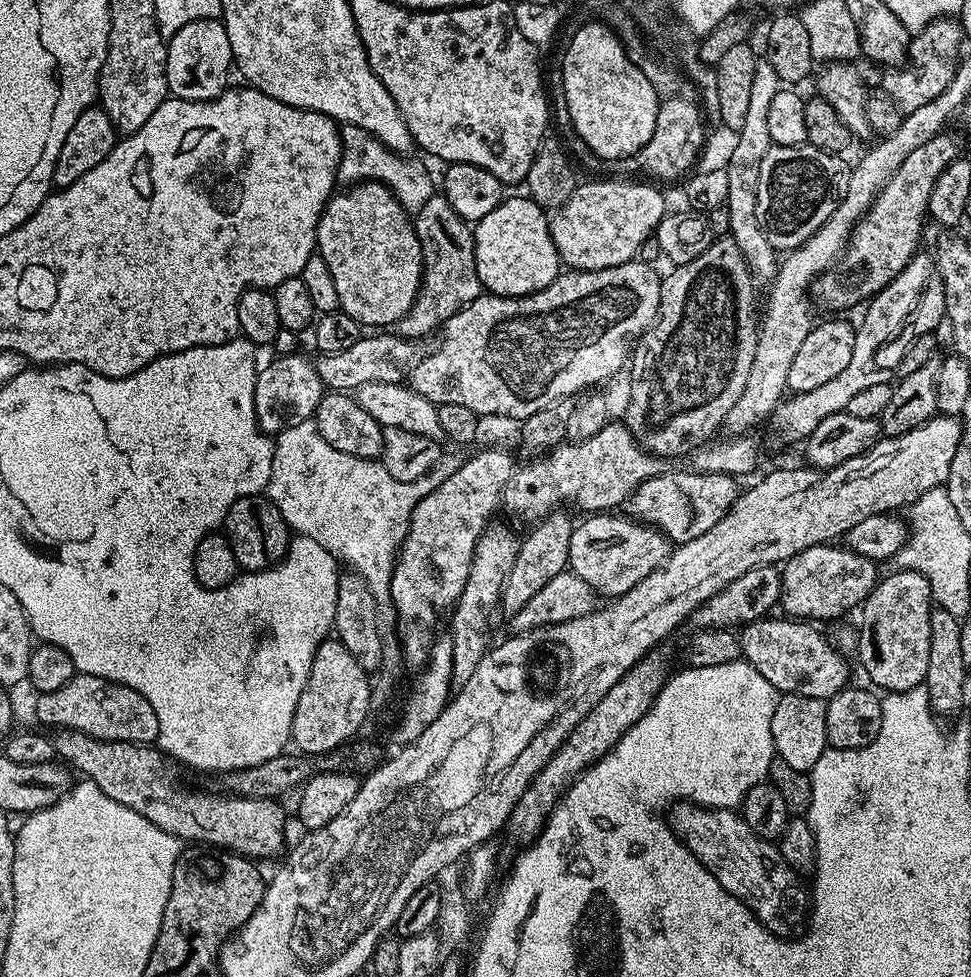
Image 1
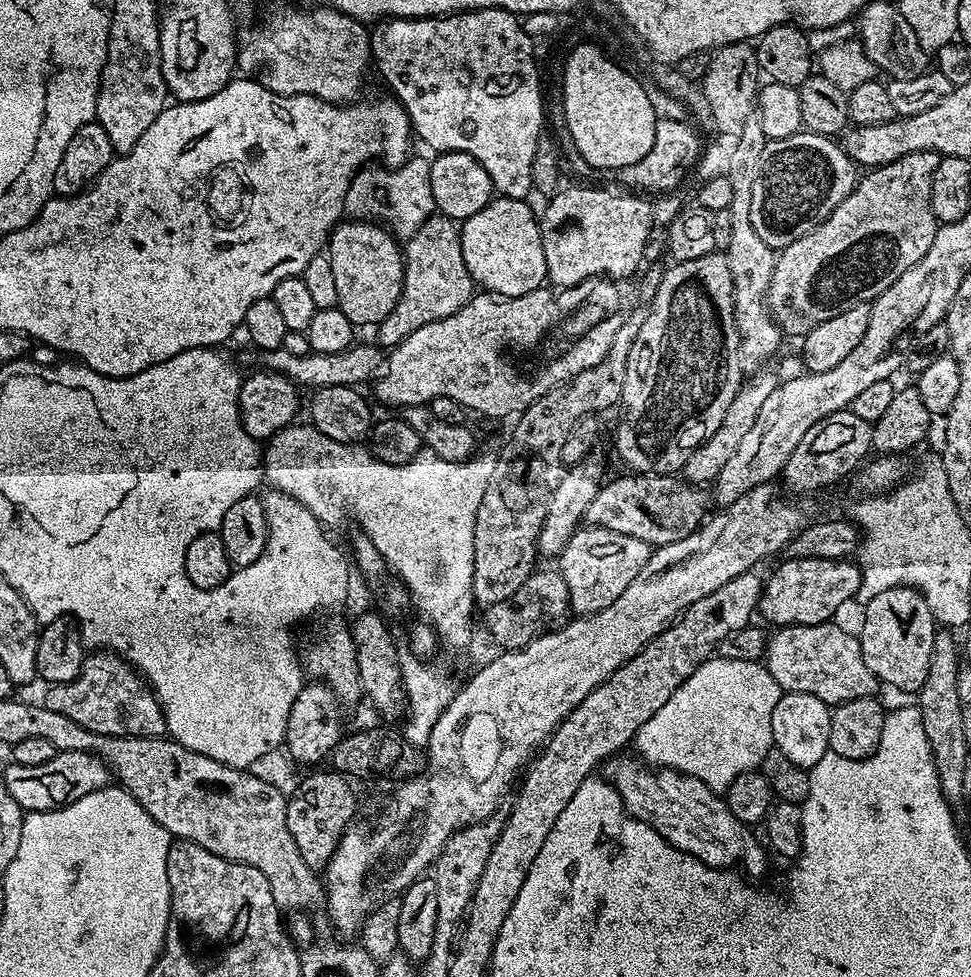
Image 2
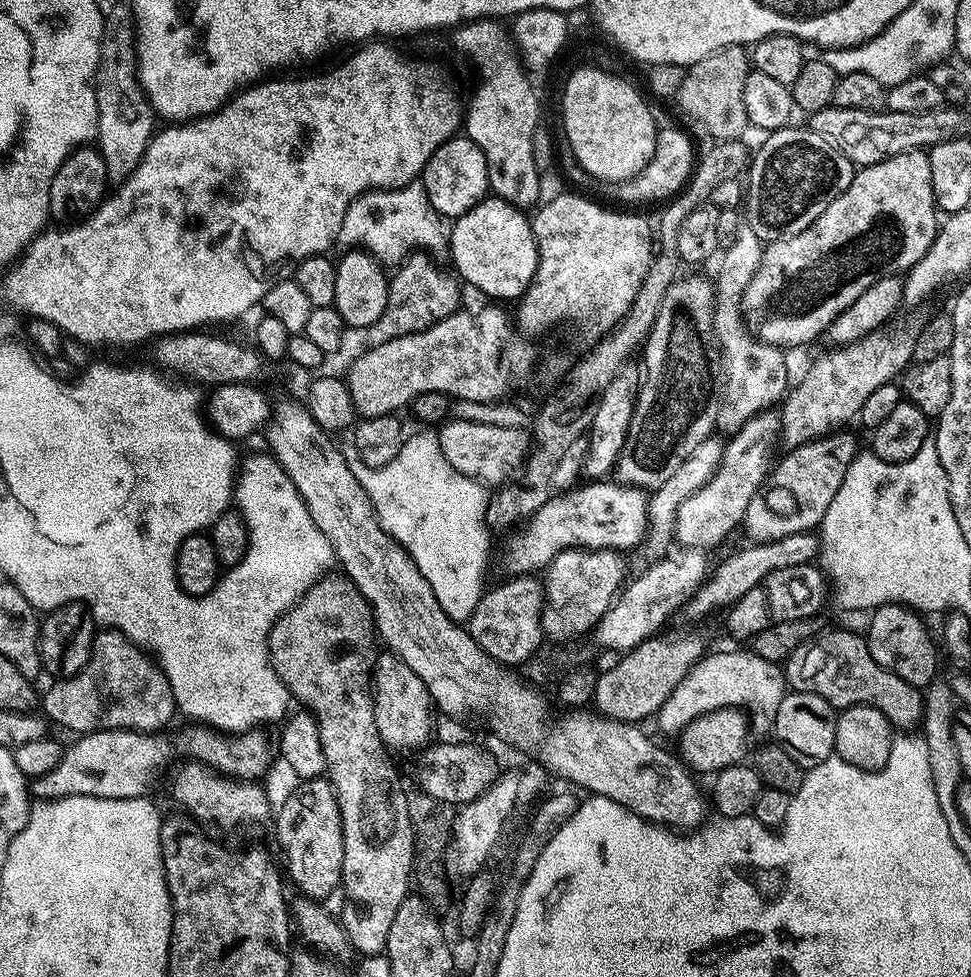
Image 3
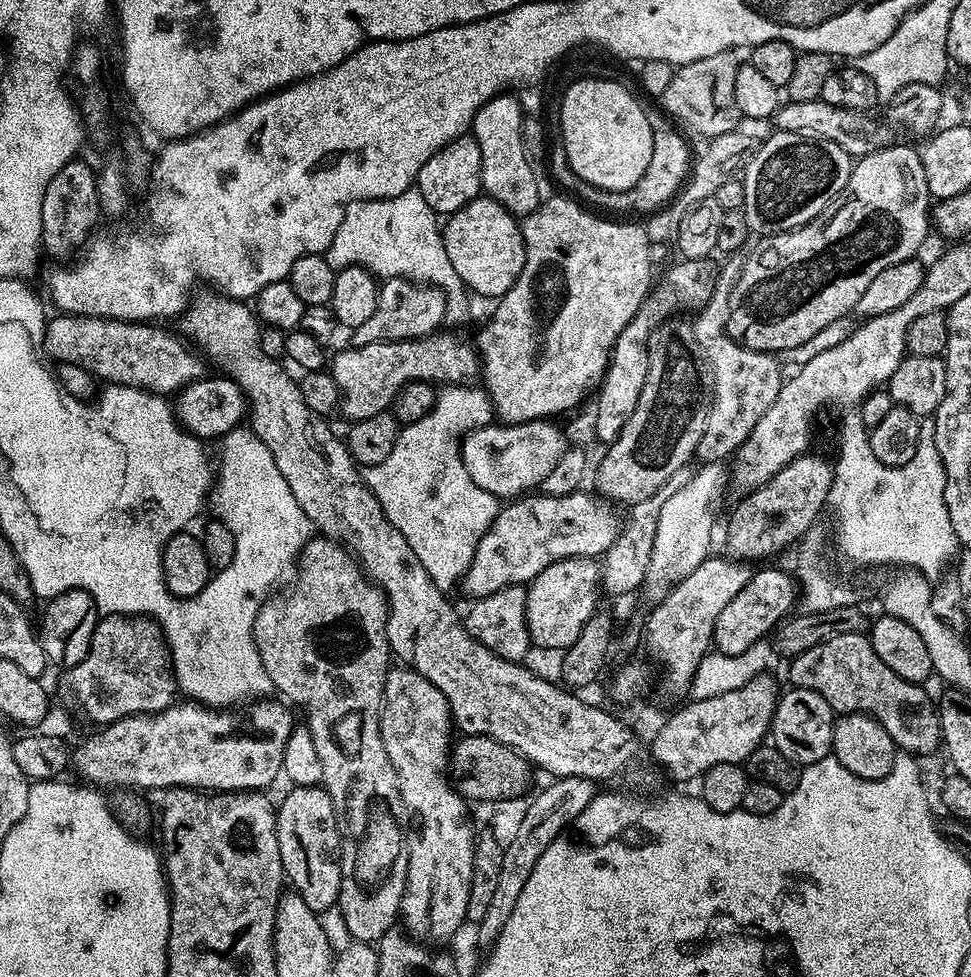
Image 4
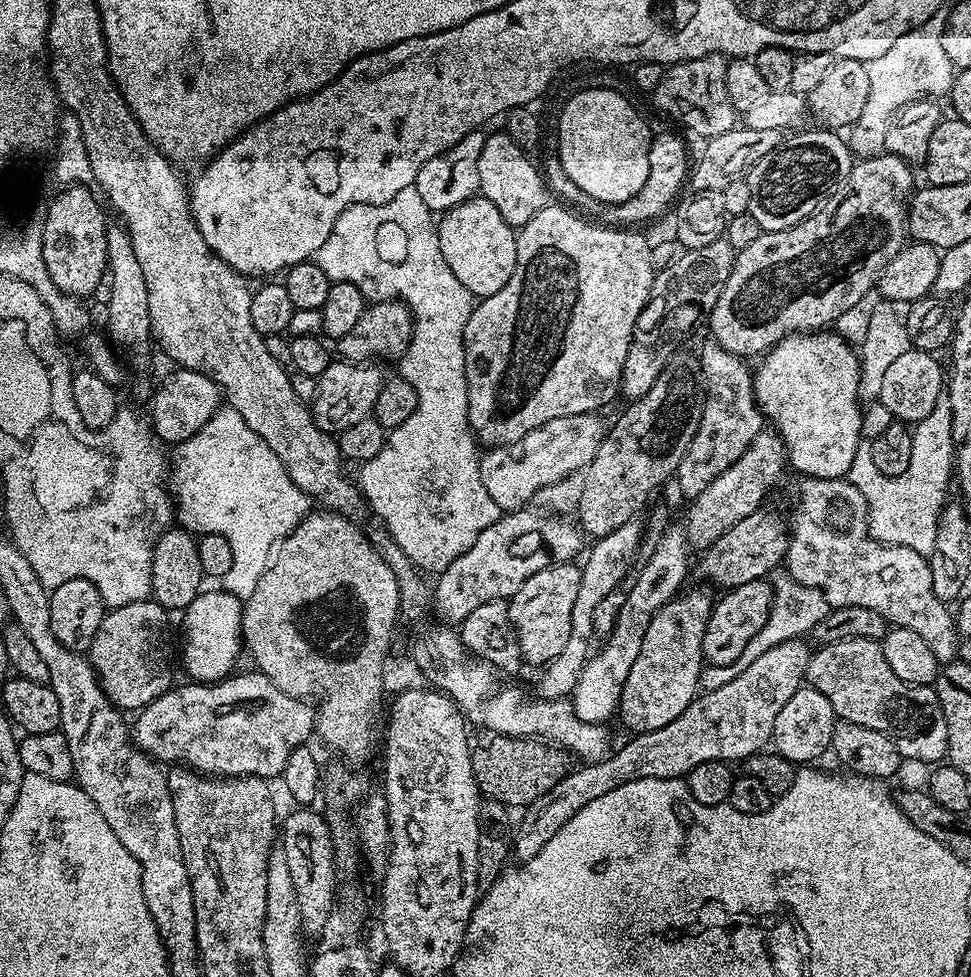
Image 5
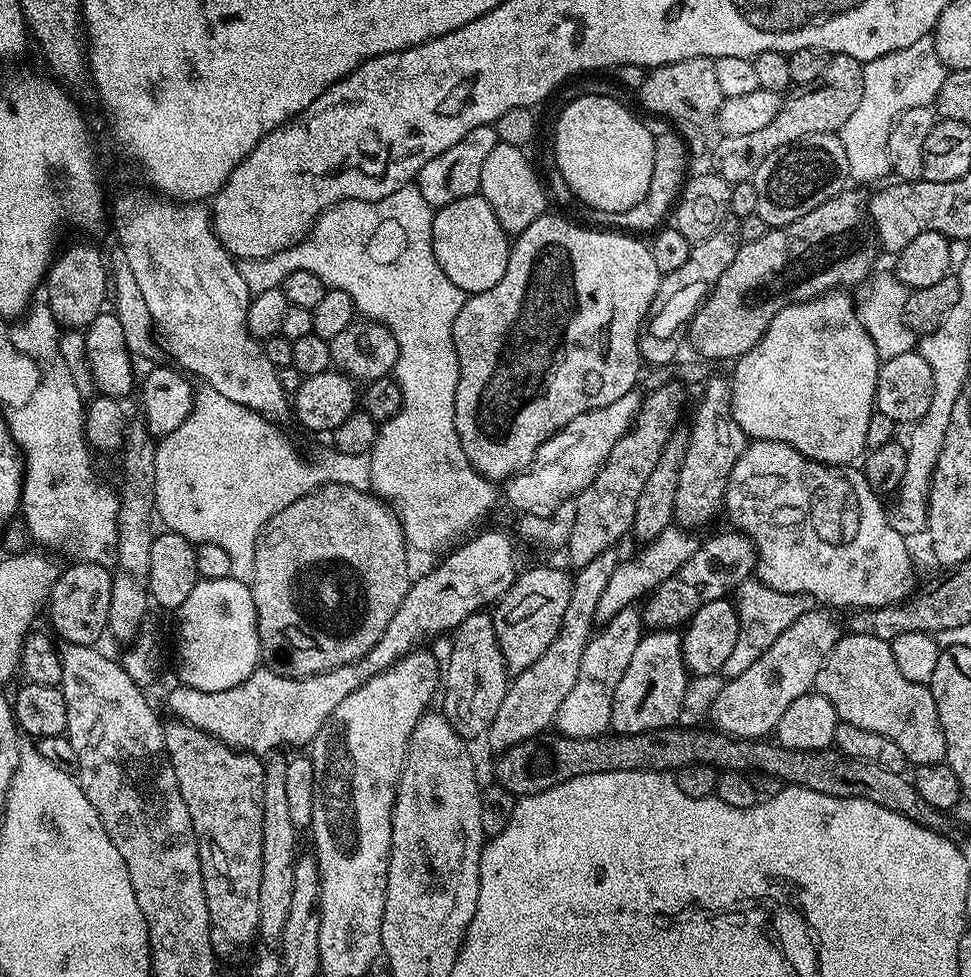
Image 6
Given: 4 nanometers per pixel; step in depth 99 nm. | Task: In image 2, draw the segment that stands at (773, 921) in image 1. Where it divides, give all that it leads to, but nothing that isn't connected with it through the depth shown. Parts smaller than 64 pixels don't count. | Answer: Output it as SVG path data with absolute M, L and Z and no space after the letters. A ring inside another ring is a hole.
M616 754L603 765L602 776L611 784L622 798L624 808L635 820L640 820L646 826L653 828L666 842L670 842L678 850L689 852L694 858L701 860L710 868L731 869L732 864L744 860L744 868L752 876L760 876L768 868L768 860L764 857L762 849L756 845L756 840L751 836L749 829L734 814L730 814L728 801L723 795L710 786L703 784L698 778L687 776L684 772L676 772L672 768L655 768L649 766L643 759L635 755Z

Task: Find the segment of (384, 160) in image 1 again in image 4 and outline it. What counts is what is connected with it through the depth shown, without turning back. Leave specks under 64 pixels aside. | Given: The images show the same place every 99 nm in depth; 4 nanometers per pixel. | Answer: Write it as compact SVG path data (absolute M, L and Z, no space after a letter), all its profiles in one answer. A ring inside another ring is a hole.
M415 186L385 200L352 201L346 214L342 214L342 226L338 226L338 234L334 234L334 242L330 242L326 255L330 266L337 270L364 268L384 280L401 276L403 280L414 280L418 284L433 284L444 291L444 318L449 325L460 324L468 316L469 289L465 288L462 278L458 278L458 270L454 270L446 255L437 213Z

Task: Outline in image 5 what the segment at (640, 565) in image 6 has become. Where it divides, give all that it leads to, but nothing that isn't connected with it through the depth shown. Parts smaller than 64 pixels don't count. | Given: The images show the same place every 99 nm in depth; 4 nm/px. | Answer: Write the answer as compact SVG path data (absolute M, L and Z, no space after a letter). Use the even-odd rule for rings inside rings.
M775 430L760 432L758 438L750 442L746 454L742 454L742 458L734 462L734 466L722 470L722 474L718 474L718 478L714 478L714 482L710 482L710 486L706 486L706 490L702 490L702 494L695 496L689 503L692 504L688 508L688 528L686 527L689 549L708 548L718 542L718 538L722 538L722 534L726 534L730 526L738 526L742 518L750 518L750 514L761 511L763 504L760 503L779 482L780 475L784 472L784 464L786 468L788 463L788 450L784 447L784 439Z

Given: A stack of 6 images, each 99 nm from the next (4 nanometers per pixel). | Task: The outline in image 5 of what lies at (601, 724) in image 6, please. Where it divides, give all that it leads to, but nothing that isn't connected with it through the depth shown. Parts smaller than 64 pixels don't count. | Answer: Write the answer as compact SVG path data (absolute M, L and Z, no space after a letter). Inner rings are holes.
M668 530L658 542L653 556L642 564L638 574L638 582L635 583L634 590L631 590L622 610L619 611L613 632L609 634L607 640L599 645L600 653L598 653L598 648L595 655L585 664L576 683L576 688L571 694L572 705L578 718L582 718L582 722L607 725L608 719L617 715L622 686L626 686L626 677L630 674L630 666L634 666L634 662L642 650L642 638L646 638L646 630L650 627L650 618L664 603L685 587L683 584L688 572L690 576L688 555L690 555L690 549L685 533Z

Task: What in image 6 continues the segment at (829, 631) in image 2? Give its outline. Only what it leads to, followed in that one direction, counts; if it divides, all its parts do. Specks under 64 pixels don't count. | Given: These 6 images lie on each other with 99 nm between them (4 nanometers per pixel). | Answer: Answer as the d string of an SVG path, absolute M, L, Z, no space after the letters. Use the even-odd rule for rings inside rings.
M844 634L834 646L834 650L830 650L830 654L826 658L826 662L822 662L822 670L818 670L818 678L814 685L815 691L819 695L824 696L830 702L830 706L834 706L837 721L849 724L850 726L862 726L862 730L874 730L874 734L882 734L882 738L890 738L890 742L895 742L902 749L902 754L906 754L909 765L919 766L922 764L938 764L946 757L946 738L942 734L942 722L938 718L938 706L934 706L934 698L929 685L919 684L918 682L909 682L898 670L898 666L894 662L894 650L891 643L882 638L874 638L870 634Z

